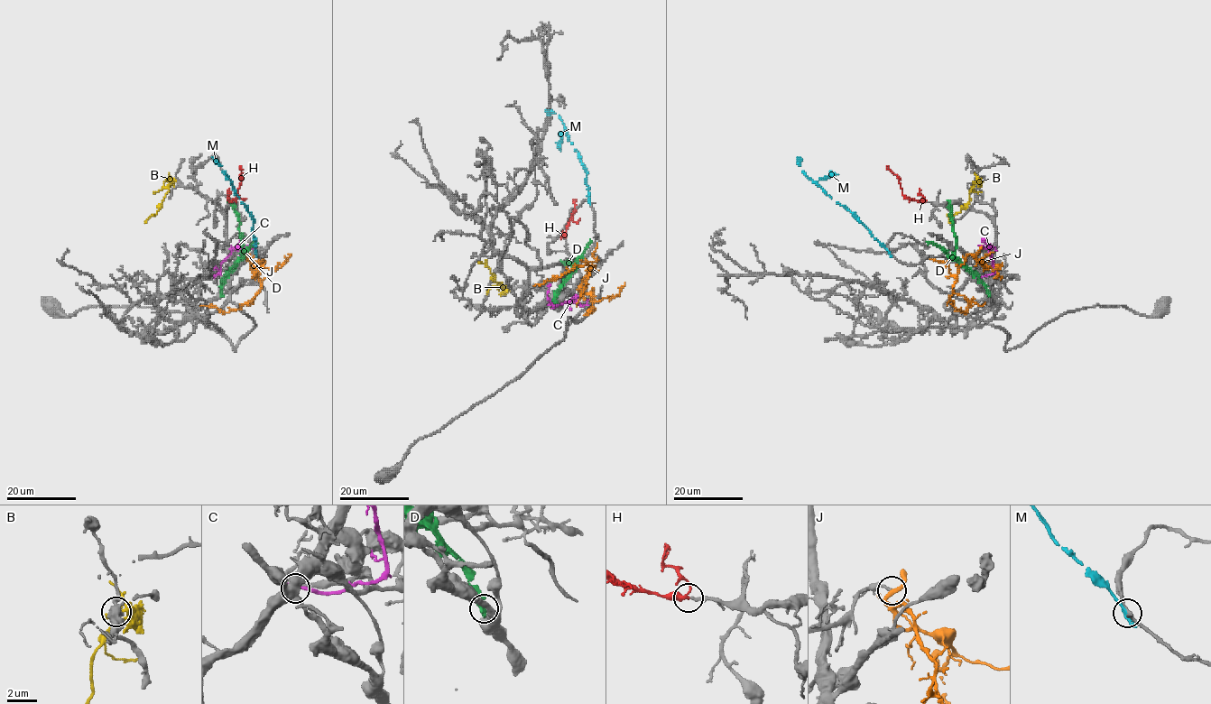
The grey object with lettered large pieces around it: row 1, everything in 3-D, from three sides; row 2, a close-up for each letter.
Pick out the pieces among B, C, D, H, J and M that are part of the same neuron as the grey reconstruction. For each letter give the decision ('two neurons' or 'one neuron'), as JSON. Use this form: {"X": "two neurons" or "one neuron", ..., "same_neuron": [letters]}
{"B": "two neurons", "C": "two neurons", "D": "two neurons", "H": "one neuron", "J": "two neurons", "M": "two neurons", "same_neuron": ["H"]}

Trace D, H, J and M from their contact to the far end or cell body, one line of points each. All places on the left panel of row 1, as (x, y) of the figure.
D: (222, 295), (222, 279), (244, 254), (238, 214), (226, 199)
H: (232, 201), (238, 195), (241, 165)
J: (245, 251), (244, 253), (256, 268), (260, 290), (239, 309), (226, 312), (200, 305)
M: (256, 253), (253, 216), (235, 196), (235, 189), (226, 172), (212, 157)

